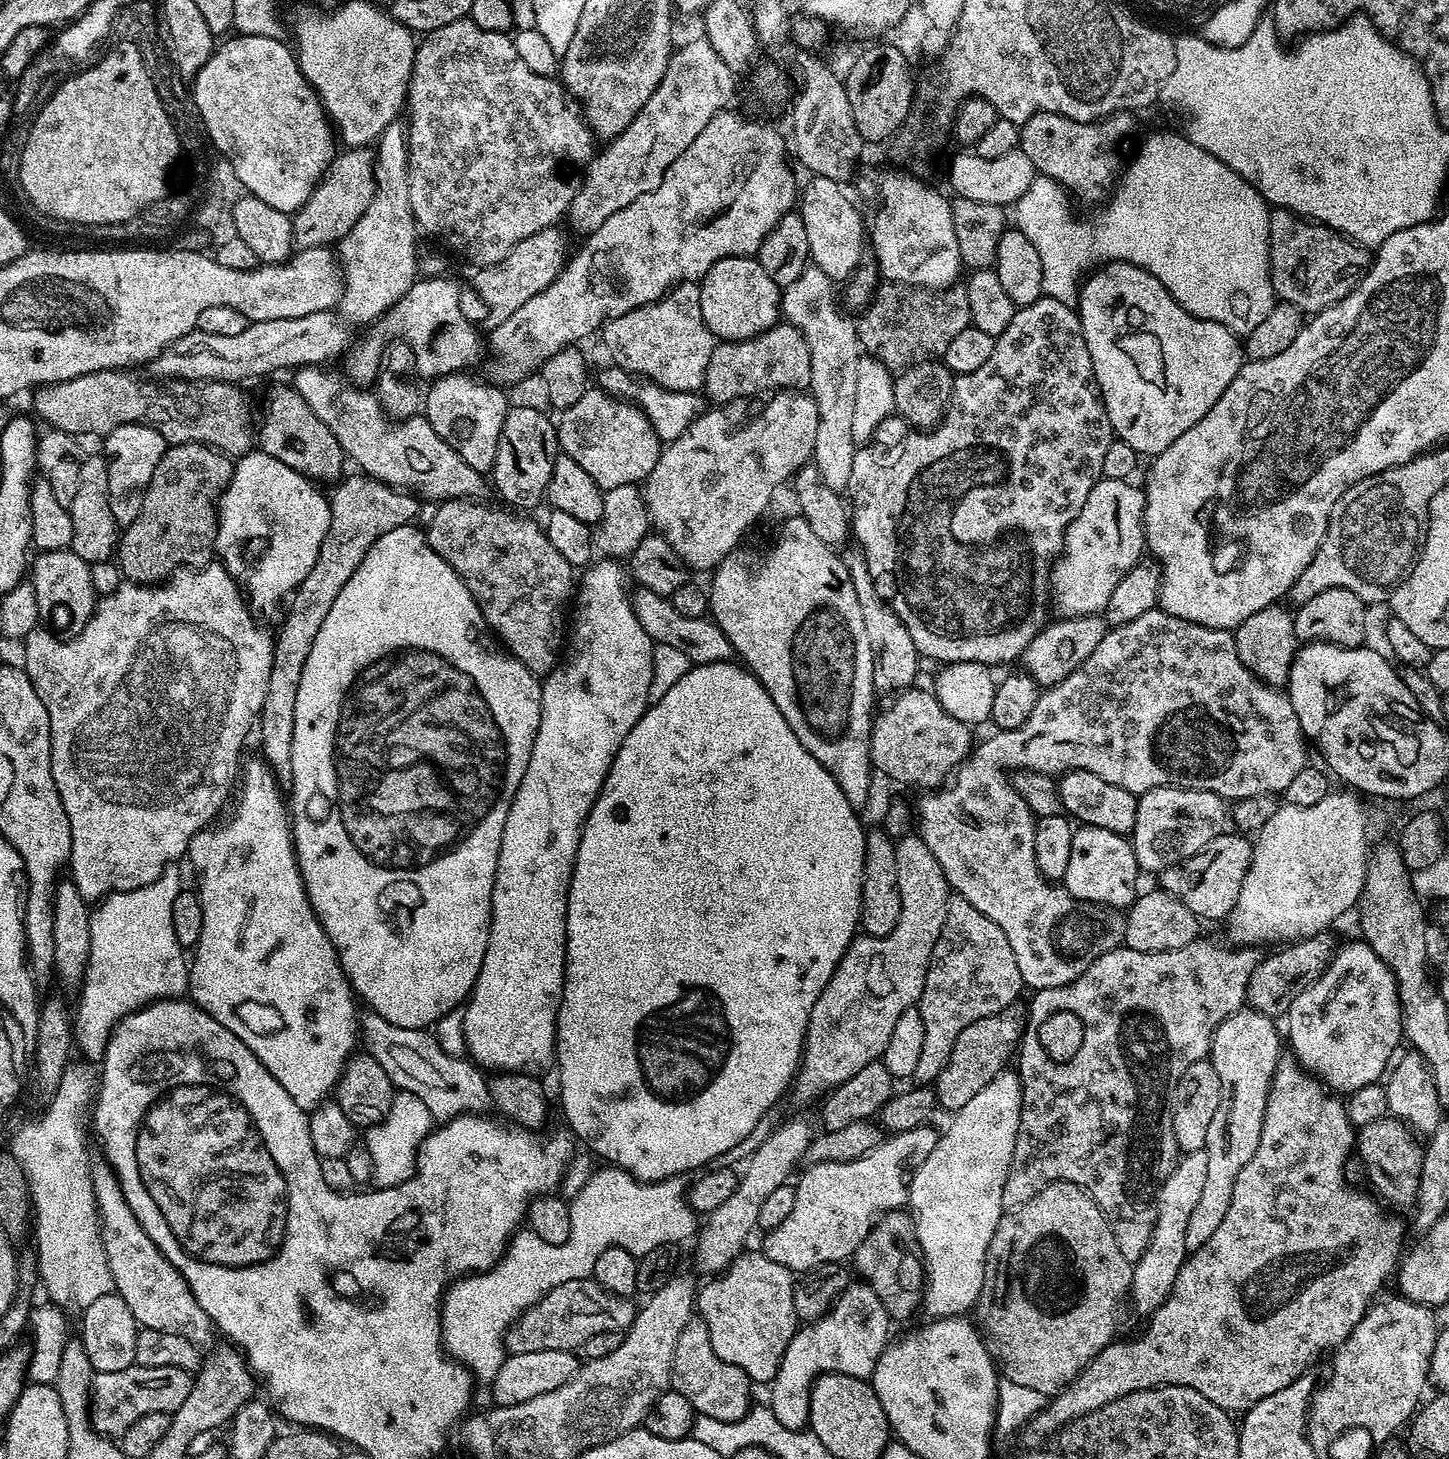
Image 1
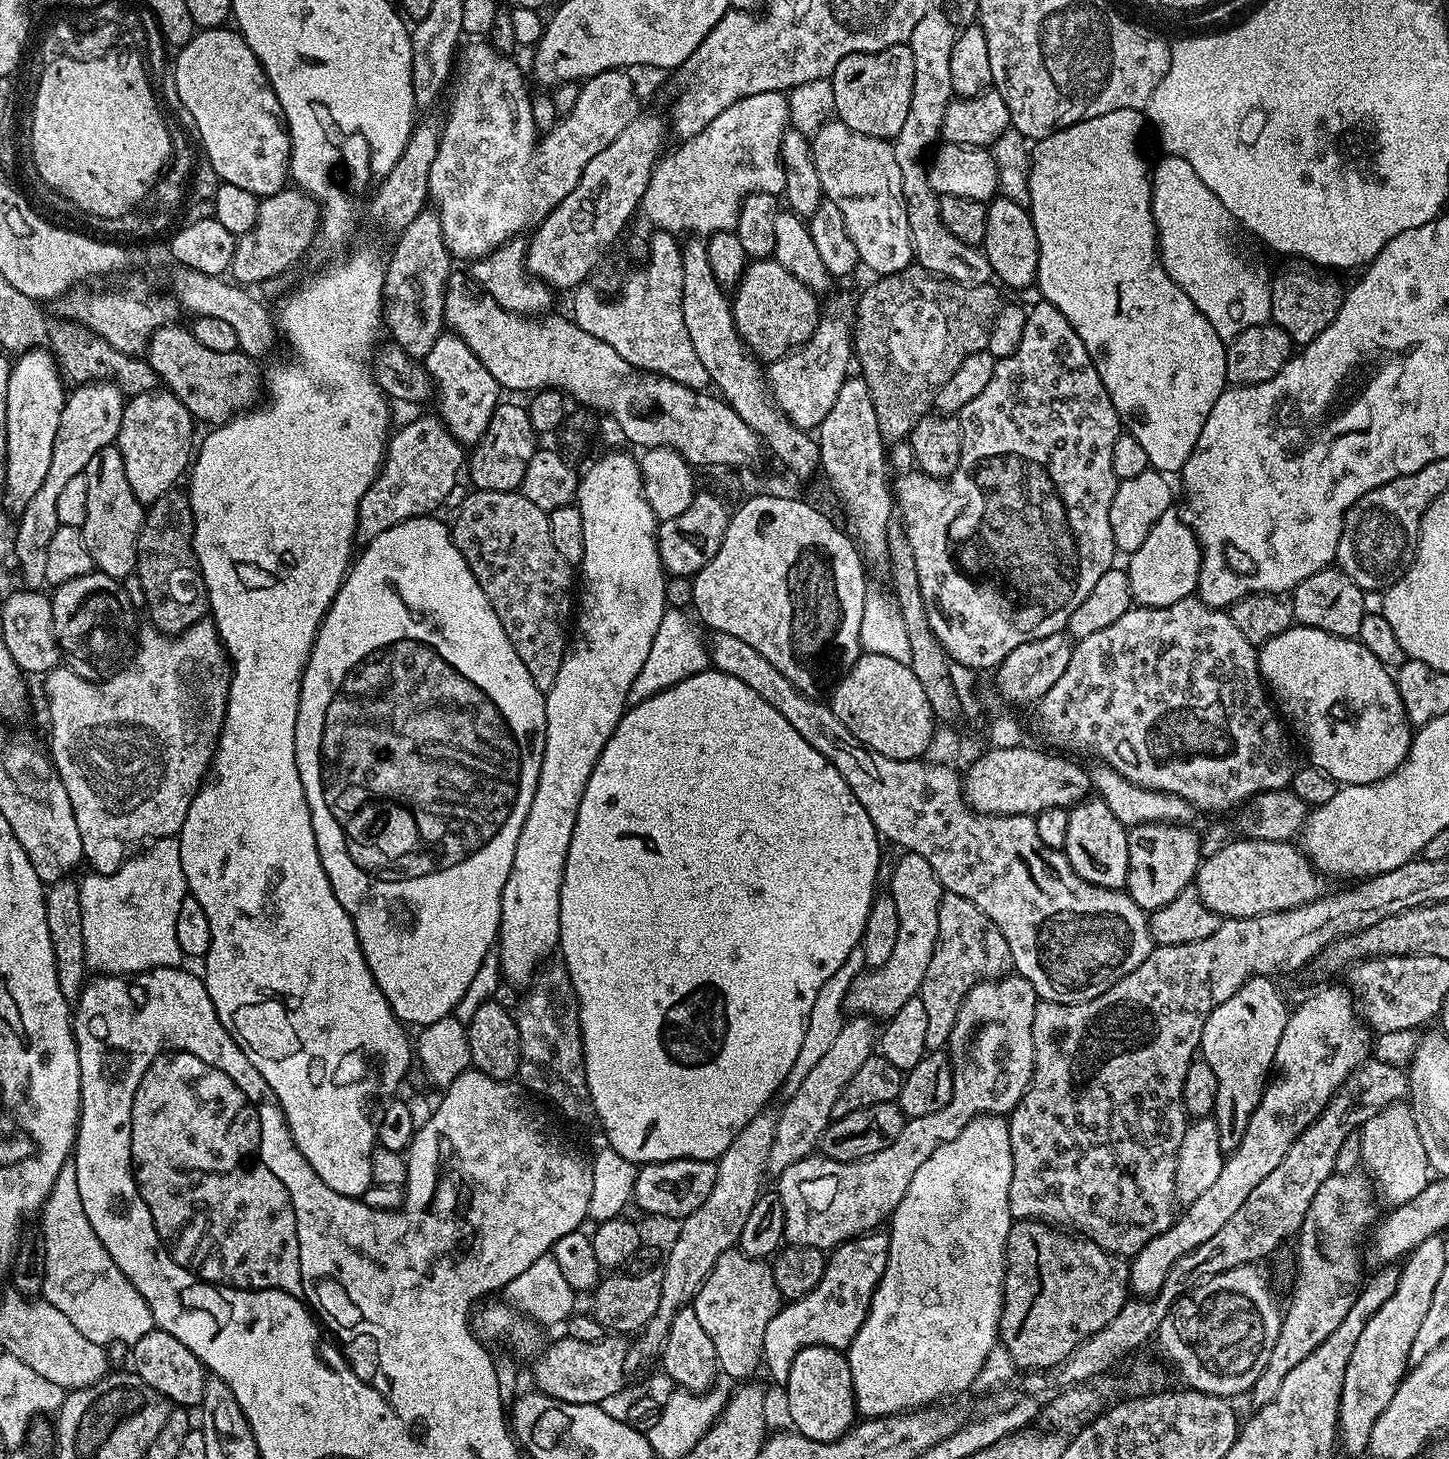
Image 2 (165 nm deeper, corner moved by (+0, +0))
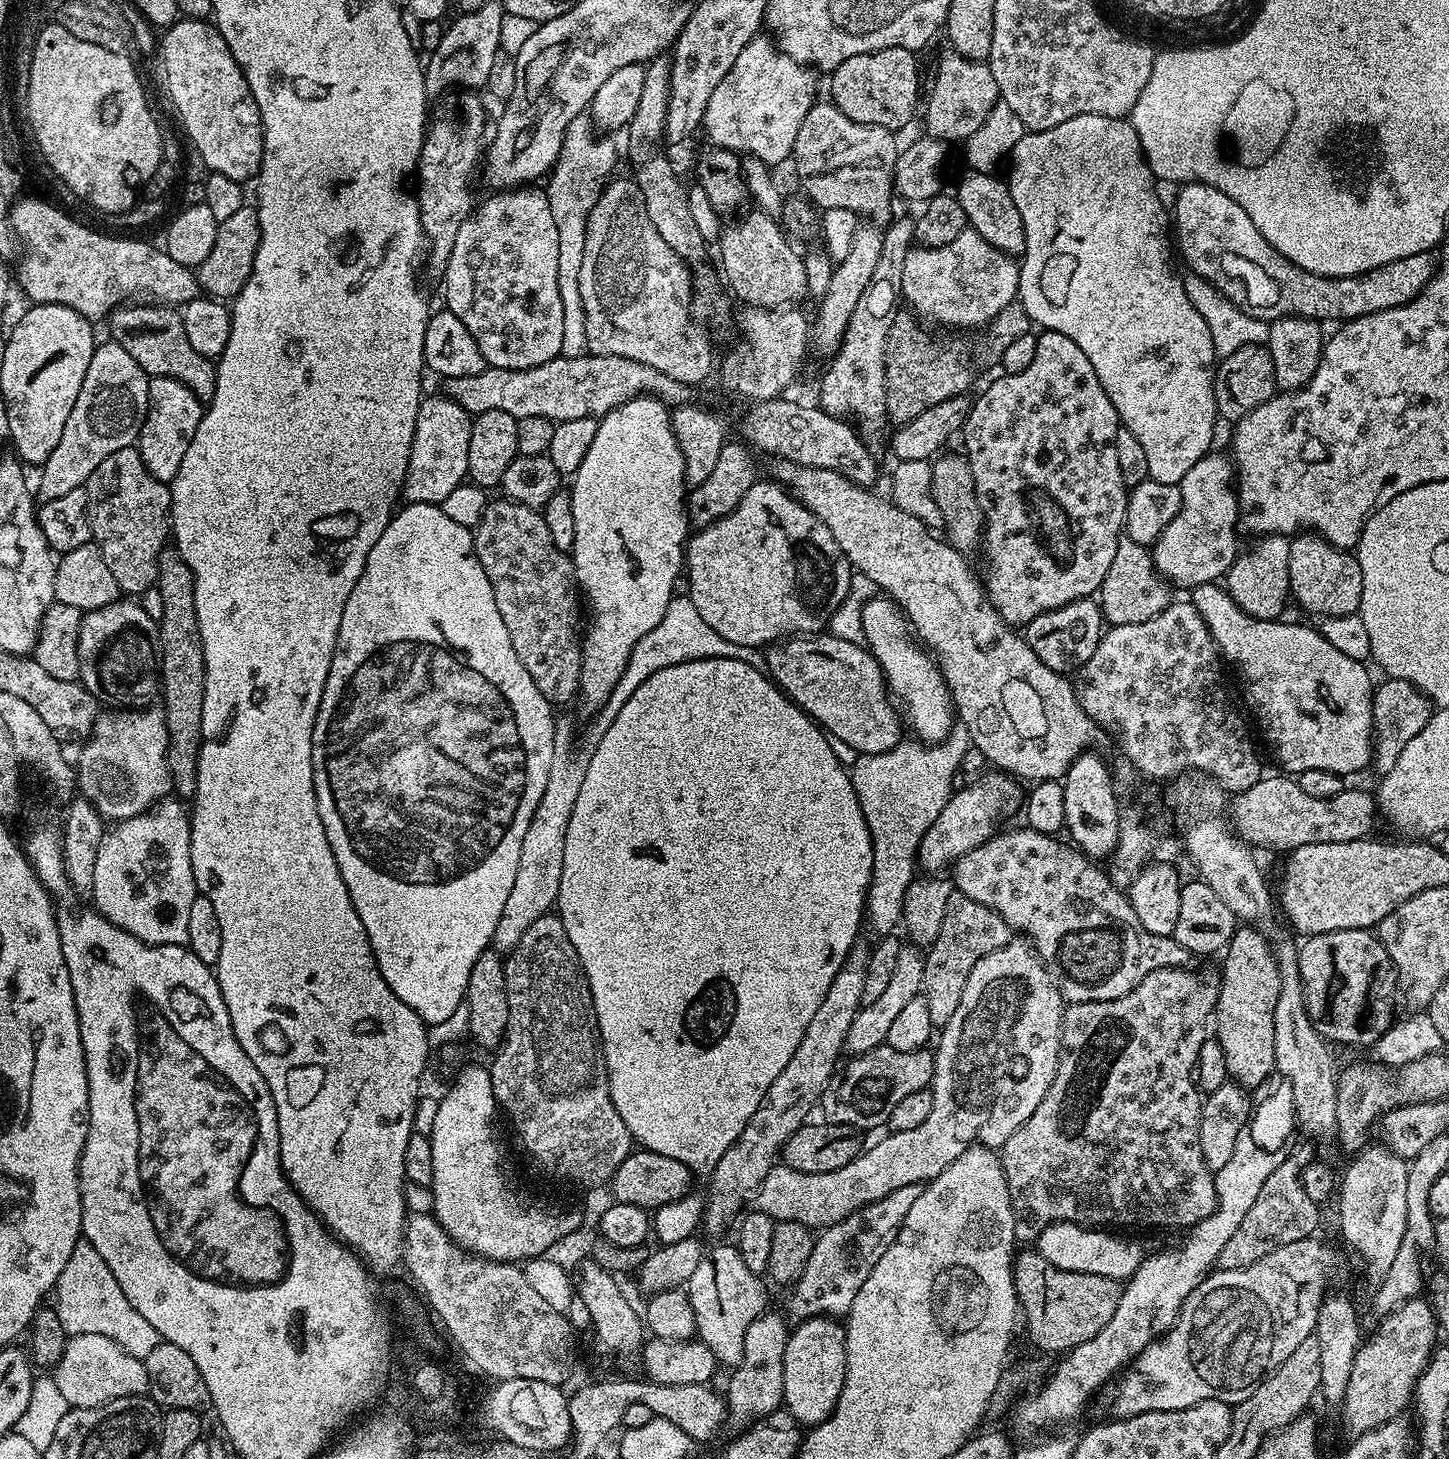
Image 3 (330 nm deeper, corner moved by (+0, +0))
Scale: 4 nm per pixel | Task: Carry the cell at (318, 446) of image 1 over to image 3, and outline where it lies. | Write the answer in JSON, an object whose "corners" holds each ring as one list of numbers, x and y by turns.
{"corners":[[132,302,111,313,111,320,111,339,118,341,122,350,126,350,126,354,130,354,130,358,142,366,148,377,174,378,194,390,201,402,212,399,216,385,216,365,209,357,198,354,194,346,190,346,190,341,186,339,186,329,182,327,180,312,175,307,159,302]]}

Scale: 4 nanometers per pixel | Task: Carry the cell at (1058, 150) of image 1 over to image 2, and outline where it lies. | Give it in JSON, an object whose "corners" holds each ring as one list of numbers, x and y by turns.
{"corners":[[1127,108,1126,110,1110,110,1110,114,1098,114,1098,118,1090,118,1086,122,1078,122,1069,128,1058,130,1050,134,1044,140,1035,141,1030,152,1028,166,1028,212,1034,222,1034,234,1038,234,1038,274,1035,287,1047,303,1053,304,1058,310,1062,310,1062,318,1074,326,1074,334,1082,338,1082,346,1090,354,1098,374,1102,378,1102,386,1106,386,1106,394,1110,394,1110,402,1114,402,1114,410,1120,416,1123,431,1138,438,1142,450,1146,450,1146,458,1149,465,1155,471,1165,474,1179,473,1184,464,1190,458,1194,446,1198,442,1198,436,1202,434,1202,428,1206,426,1206,418,1210,418,1210,410,1214,410,1214,402,1224,393,1228,384,1226,374,1226,354,1228,349,1226,342,1218,338,1214,326,1206,322,1206,314,1190,302,1186,290,1166,274,1166,270,1160,261,1158,237,1156,235,1156,223,1152,213,1152,178,1149,165,1144,165,1140,157,1140,135,1146,128,1146,116,1139,108]]}

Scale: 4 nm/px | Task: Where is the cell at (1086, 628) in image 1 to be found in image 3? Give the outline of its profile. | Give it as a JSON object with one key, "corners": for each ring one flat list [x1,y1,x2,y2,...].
{"corners":[[1122,538,1118,542,1118,550,1114,550,1110,570,1106,570,1106,578,1098,593,1100,615,1112,626,1141,624,1154,618,1173,603,1174,596,1171,596,1168,591,1170,591,1170,585,1156,571,1156,563,1152,561,1151,551,1143,544]]}

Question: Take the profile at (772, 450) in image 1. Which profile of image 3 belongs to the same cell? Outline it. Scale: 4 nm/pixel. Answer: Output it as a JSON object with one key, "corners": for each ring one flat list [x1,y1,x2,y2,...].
{"corners":[[871,222,861,223,854,230,854,242,850,245,850,254,842,258,832,269,830,286,826,286,826,294,815,305,816,317,810,320,810,340,816,343,818,351,824,358,835,356,844,340,844,331,848,319,852,316,854,306,858,306,858,298,862,298,862,290,870,286,870,278,874,278,874,265,882,254,883,231]]}

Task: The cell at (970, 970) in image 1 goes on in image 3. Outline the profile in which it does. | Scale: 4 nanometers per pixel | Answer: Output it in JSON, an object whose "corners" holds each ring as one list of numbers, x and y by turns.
{"corners":[[952,891,950,898,946,898,942,930,938,930,938,938,927,945,924,956,922,994,926,998,926,1007,930,1009,933,1029,942,1030,946,1022,954,1018,954,1010,958,1010,958,1002,962,1002,962,990,966,990,966,978,970,978,970,970,974,970,974,966,978,966,986,954,1006,947,1013,940,1013,929,997,912,990,910,990,906,982,906,982,902,974,902,974,898,966,898,966,894]]}

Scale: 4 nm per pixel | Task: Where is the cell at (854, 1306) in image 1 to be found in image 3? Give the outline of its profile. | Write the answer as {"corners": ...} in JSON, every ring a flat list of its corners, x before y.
{"corners":[[919,1184,901,1186,894,1190,894,1194,886,1194,886,1198,867,1204,842,1222,823,1229,815,1237,806,1270,802,1270,795,1284,791,1285,787,1315,792,1315,796,1322,816,1317,847,1317,850,1306,854,1306,854,1298,858,1298,858,1290,862,1290,866,1278,870,1278,870,1270,878,1266,878,1258,882,1258,898,1238,900,1223,906,1214,910,1214,910,1206,914,1206,914,1198,918,1198,920,1189]]}

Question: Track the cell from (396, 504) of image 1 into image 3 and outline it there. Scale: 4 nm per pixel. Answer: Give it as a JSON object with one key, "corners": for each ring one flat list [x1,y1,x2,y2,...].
{"corners":[[443,394,424,396,418,406,414,442,410,446,408,469,404,475,402,496,409,504,443,505,465,483,470,462,470,430,473,413,462,410]]}

